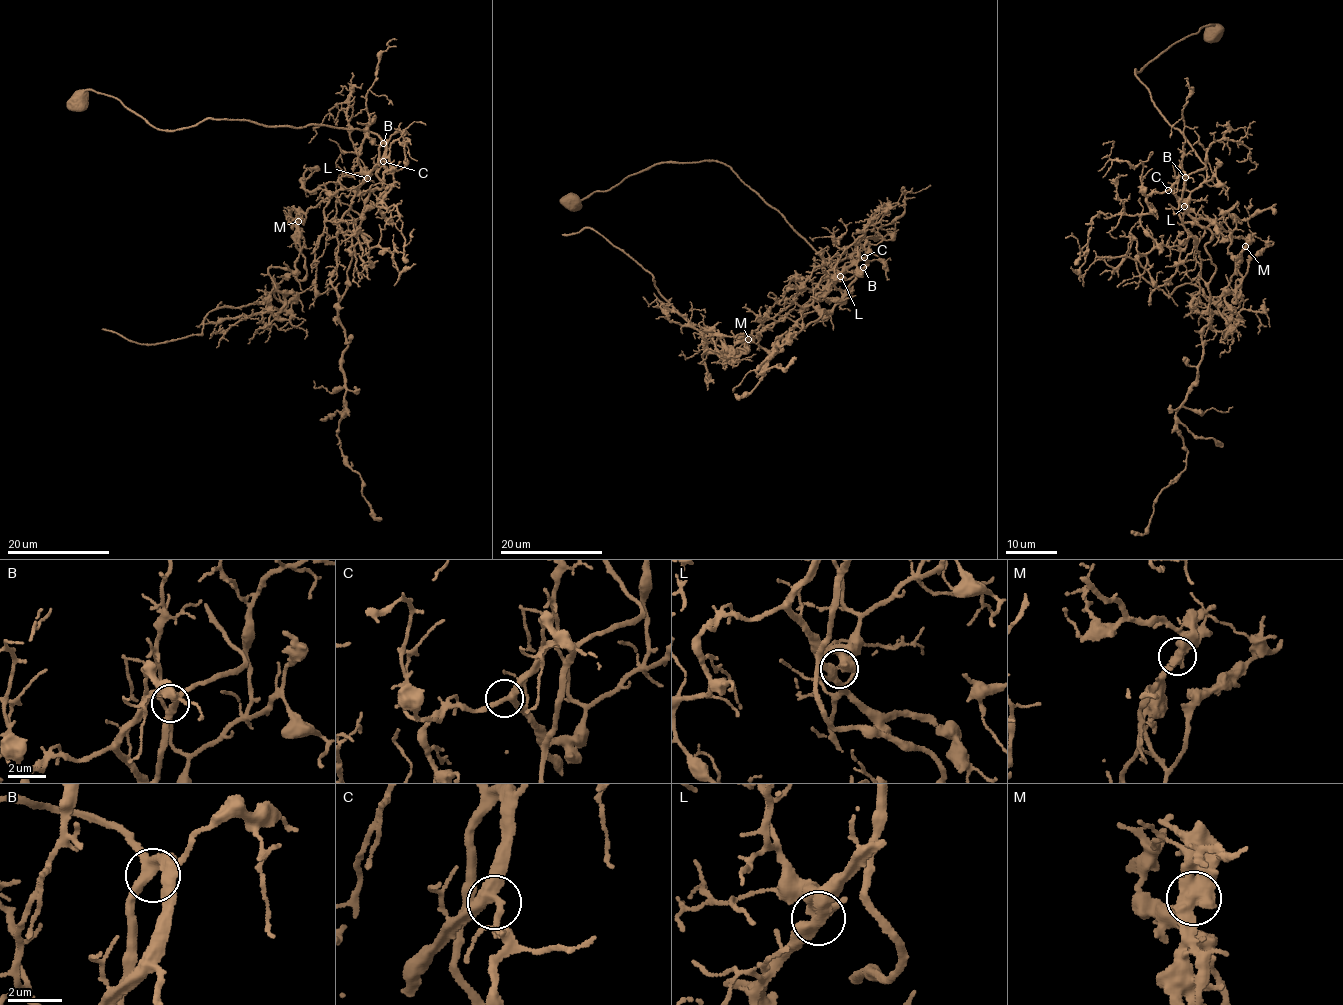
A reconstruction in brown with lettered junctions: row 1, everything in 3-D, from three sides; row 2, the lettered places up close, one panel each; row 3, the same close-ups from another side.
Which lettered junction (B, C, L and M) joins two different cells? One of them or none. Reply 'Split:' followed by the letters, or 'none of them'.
Split: M

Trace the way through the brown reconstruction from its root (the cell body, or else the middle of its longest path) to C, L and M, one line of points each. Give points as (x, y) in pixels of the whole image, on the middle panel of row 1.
C: (573, 203), (658, 164), (723, 162), (777, 208), (843, 278), (850, 279), (866, 264), (864, 257)
L: (573, 203), (658, 164), (723, 162), (777, 208), (843, 278), (850, 279), (867, 262), (860, 259), (840, 276)
M: (573, 203), (658, 164), (723, 162), (843, 278), (867, 262), (834, 276), (808, 306), (787, 306), (749, 339)

